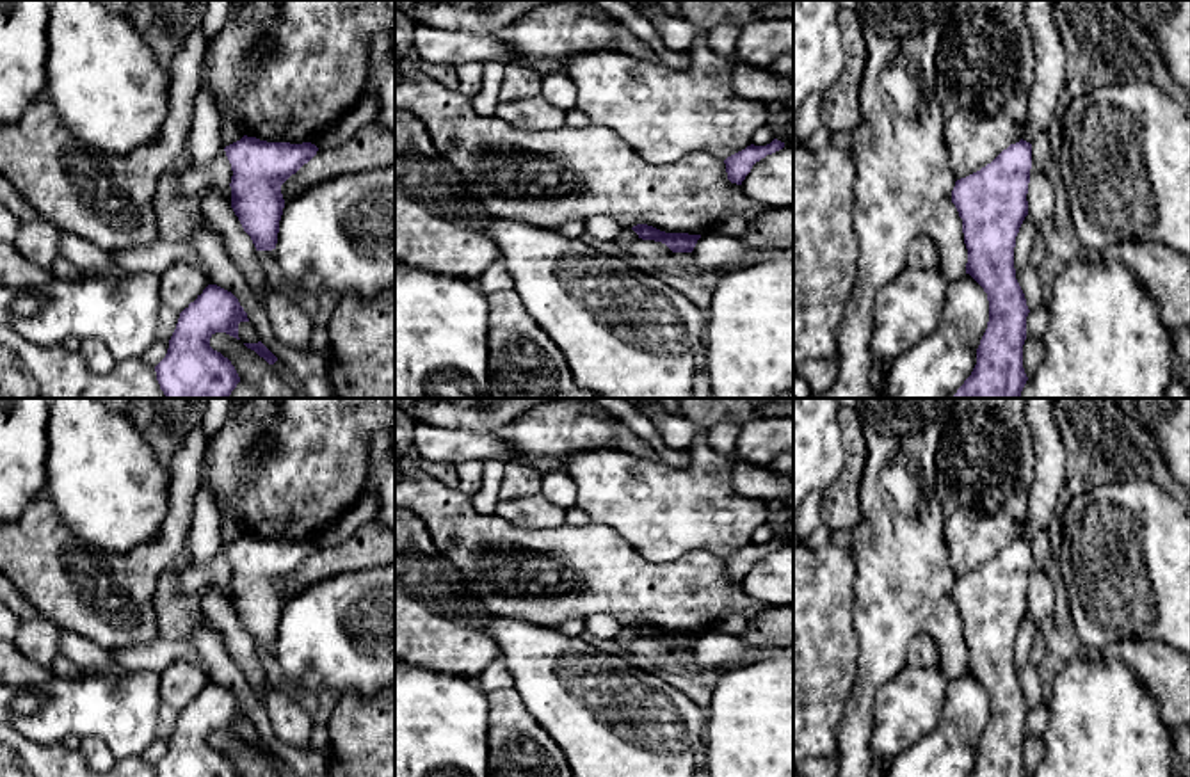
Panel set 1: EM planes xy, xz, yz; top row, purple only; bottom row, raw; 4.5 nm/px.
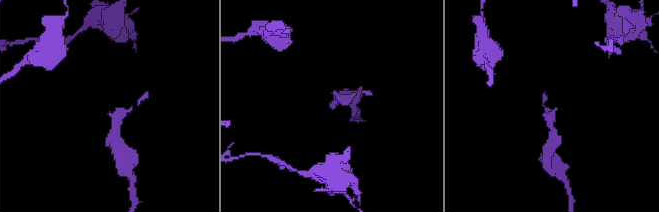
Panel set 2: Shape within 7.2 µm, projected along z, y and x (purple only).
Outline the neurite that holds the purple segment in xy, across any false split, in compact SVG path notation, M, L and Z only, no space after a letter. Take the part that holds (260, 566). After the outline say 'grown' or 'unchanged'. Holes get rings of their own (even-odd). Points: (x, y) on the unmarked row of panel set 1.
M244 533L224 546L231 562L231 606L256 649L277 642L285 606L281 583L318 549L311 541L267 541Z; unchanged

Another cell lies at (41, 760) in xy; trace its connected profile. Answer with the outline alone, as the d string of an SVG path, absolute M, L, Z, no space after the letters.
M0 722L0 743L18 752L34 777L157 777L153 765L141 756L116 761L107 773L94 772L80 750L59 745L39 745L25 740L11 725Z

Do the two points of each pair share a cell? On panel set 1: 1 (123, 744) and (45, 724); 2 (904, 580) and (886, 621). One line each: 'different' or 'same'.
1: same
2: same

